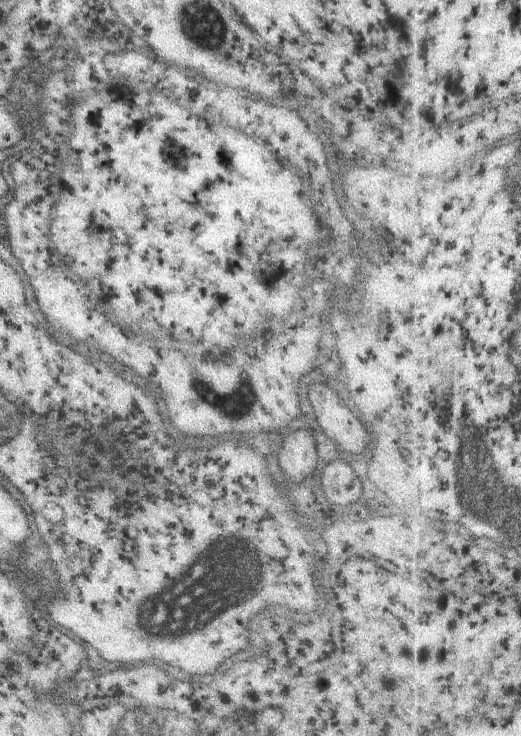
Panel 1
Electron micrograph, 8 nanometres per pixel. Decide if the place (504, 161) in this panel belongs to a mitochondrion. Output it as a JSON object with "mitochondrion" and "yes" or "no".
{"mitochondrion":"yes"}

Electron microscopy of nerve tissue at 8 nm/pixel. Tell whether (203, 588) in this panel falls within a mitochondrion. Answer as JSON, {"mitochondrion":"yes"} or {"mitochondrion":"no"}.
{"mitochondrion":"yes"}

